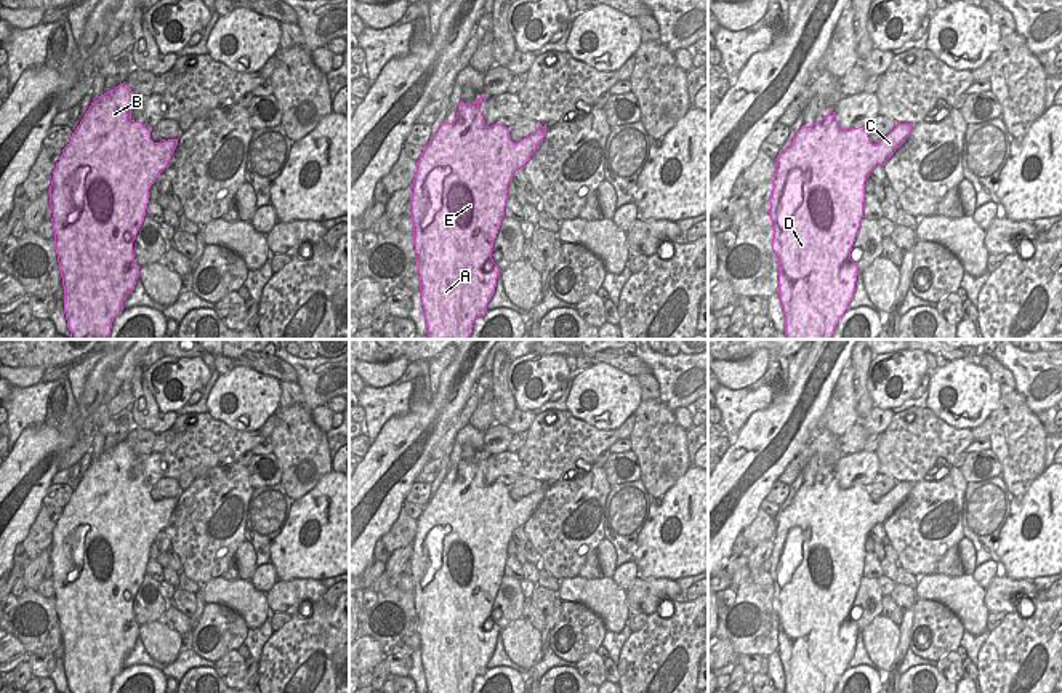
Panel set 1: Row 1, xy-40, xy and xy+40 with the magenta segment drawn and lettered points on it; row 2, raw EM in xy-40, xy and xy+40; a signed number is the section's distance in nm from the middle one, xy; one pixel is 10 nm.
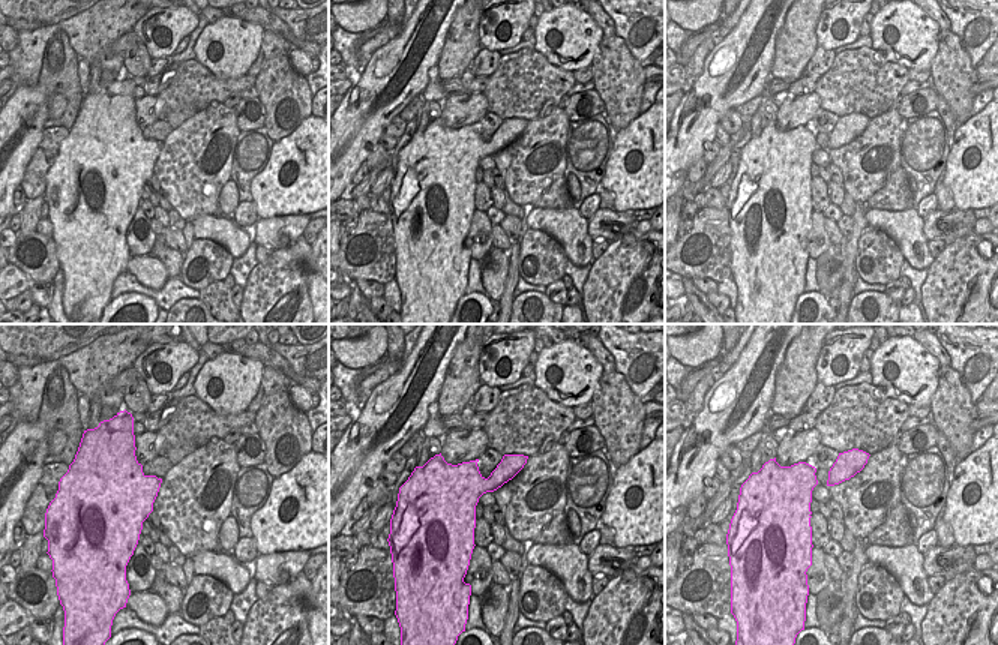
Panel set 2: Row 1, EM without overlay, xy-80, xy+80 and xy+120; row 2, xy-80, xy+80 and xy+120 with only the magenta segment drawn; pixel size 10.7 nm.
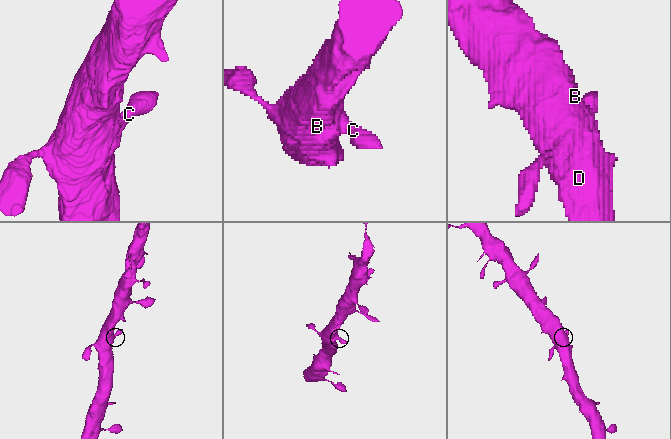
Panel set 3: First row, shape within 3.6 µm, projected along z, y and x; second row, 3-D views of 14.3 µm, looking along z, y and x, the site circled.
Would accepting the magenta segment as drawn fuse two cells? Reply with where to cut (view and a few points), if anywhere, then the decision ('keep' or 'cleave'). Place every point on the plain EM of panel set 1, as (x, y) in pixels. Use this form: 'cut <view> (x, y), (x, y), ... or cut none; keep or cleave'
cut none; keep

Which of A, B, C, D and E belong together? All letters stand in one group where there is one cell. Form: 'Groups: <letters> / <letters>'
Groups: A B C D E.

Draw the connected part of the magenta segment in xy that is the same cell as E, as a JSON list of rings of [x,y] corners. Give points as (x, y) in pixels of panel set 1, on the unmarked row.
[[[484,453],[473,463],[465,463],[461,459],[458,463],[457,477],[452,482],[444,479],[416,520],[410,565],[413,603],[418,616],[421,664],[428,693],[471,693],[474,679],[487,671],[487,663],[495,651],[497,637],[501,631],[492,618],[492,607],[501,578],[505,576],[508,543],[513,538],[513,531],[525,525],[543,501],[546,491],[546,485],[538,483],[533,493],[519,501],[513,501],[506,485],[500,482],[492,485],[484,483],[479,461],[485,456]]]

